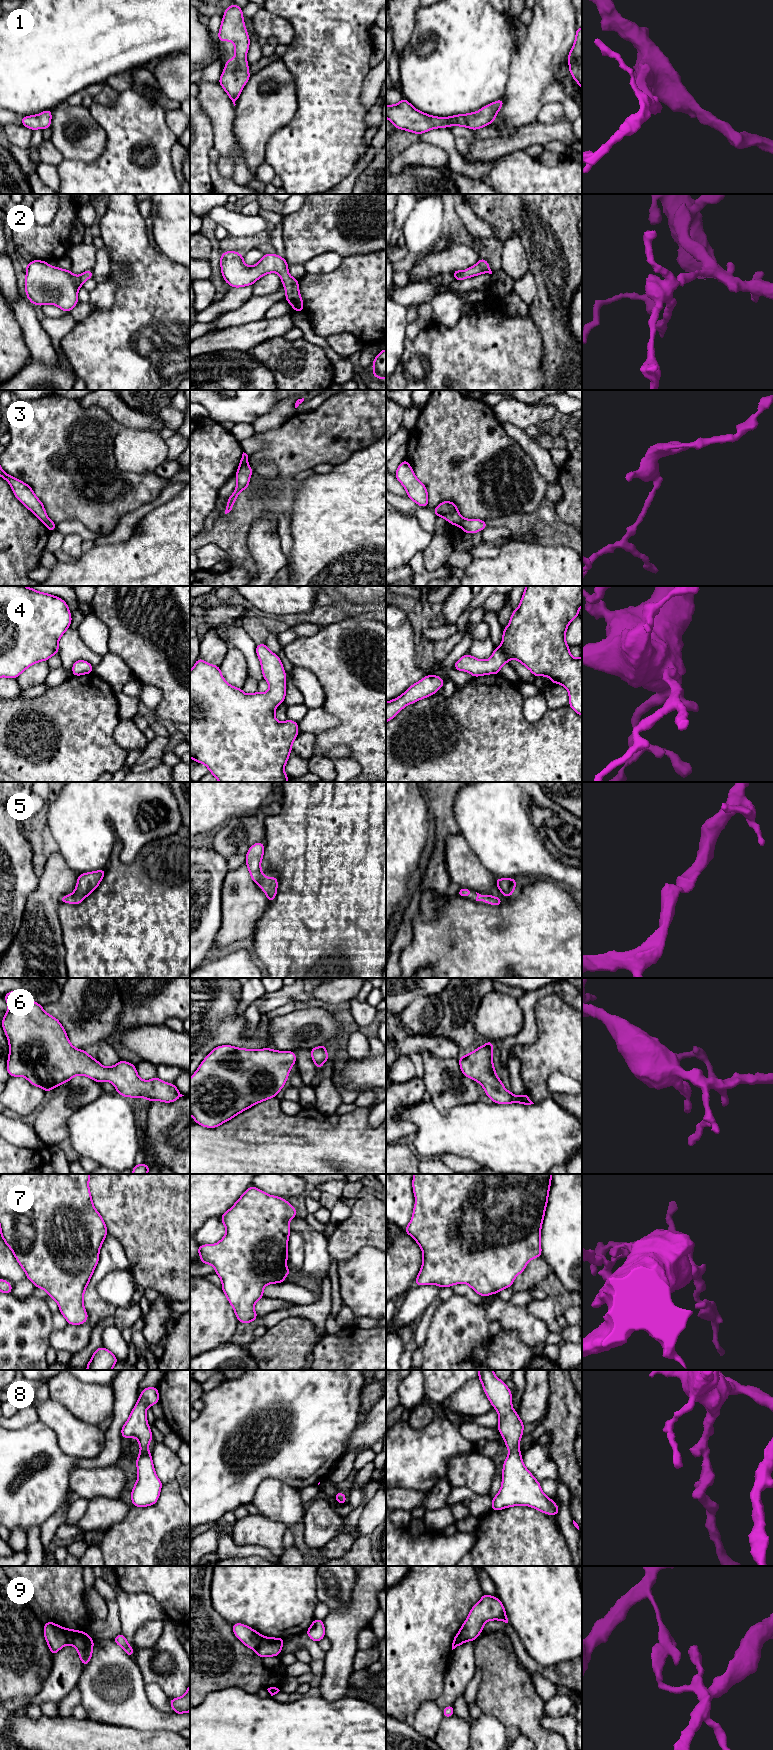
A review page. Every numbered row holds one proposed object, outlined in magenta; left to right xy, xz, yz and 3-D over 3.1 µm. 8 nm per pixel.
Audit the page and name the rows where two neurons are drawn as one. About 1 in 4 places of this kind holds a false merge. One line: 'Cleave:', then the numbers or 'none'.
Cleave: 3, 9

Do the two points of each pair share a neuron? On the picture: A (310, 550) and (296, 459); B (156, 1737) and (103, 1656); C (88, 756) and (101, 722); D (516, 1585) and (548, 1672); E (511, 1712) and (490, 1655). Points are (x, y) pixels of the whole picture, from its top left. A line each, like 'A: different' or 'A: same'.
A: different
B: different
C: same
D: different
E: same

